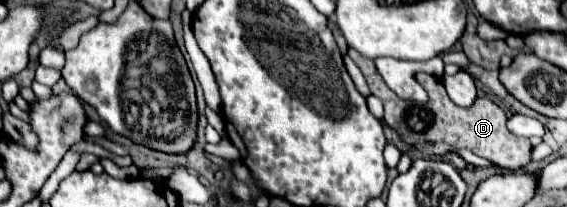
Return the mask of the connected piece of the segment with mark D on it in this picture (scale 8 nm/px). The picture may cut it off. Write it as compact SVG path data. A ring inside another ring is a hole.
M349 49L349 57L357 63L361 73L365 75L371 93L383 101L385 123L389 127L393 127L405 143L415 145L415 143L423 143L423 141L443 141L455 149L469 149L473 153L477 153L479 157L485 157L485 159L501 165L503 169L511 169L511 171L517 171L531 161L529 139L517 137L507 129L505 111L499 105L495 105L491 99L481 97L475 101L475 105L471 109L459 109L447 97L447 91L441 85L441 81L437 77L425 73L425 75L421 75L421 85L425 87L429 101L425 101L425 103L403 101L403 99L395 97L395 93L391 93L391 89L385 85L385 81L381 79L381 75L375 69L375 63L371 59L359 55L355 49Z

